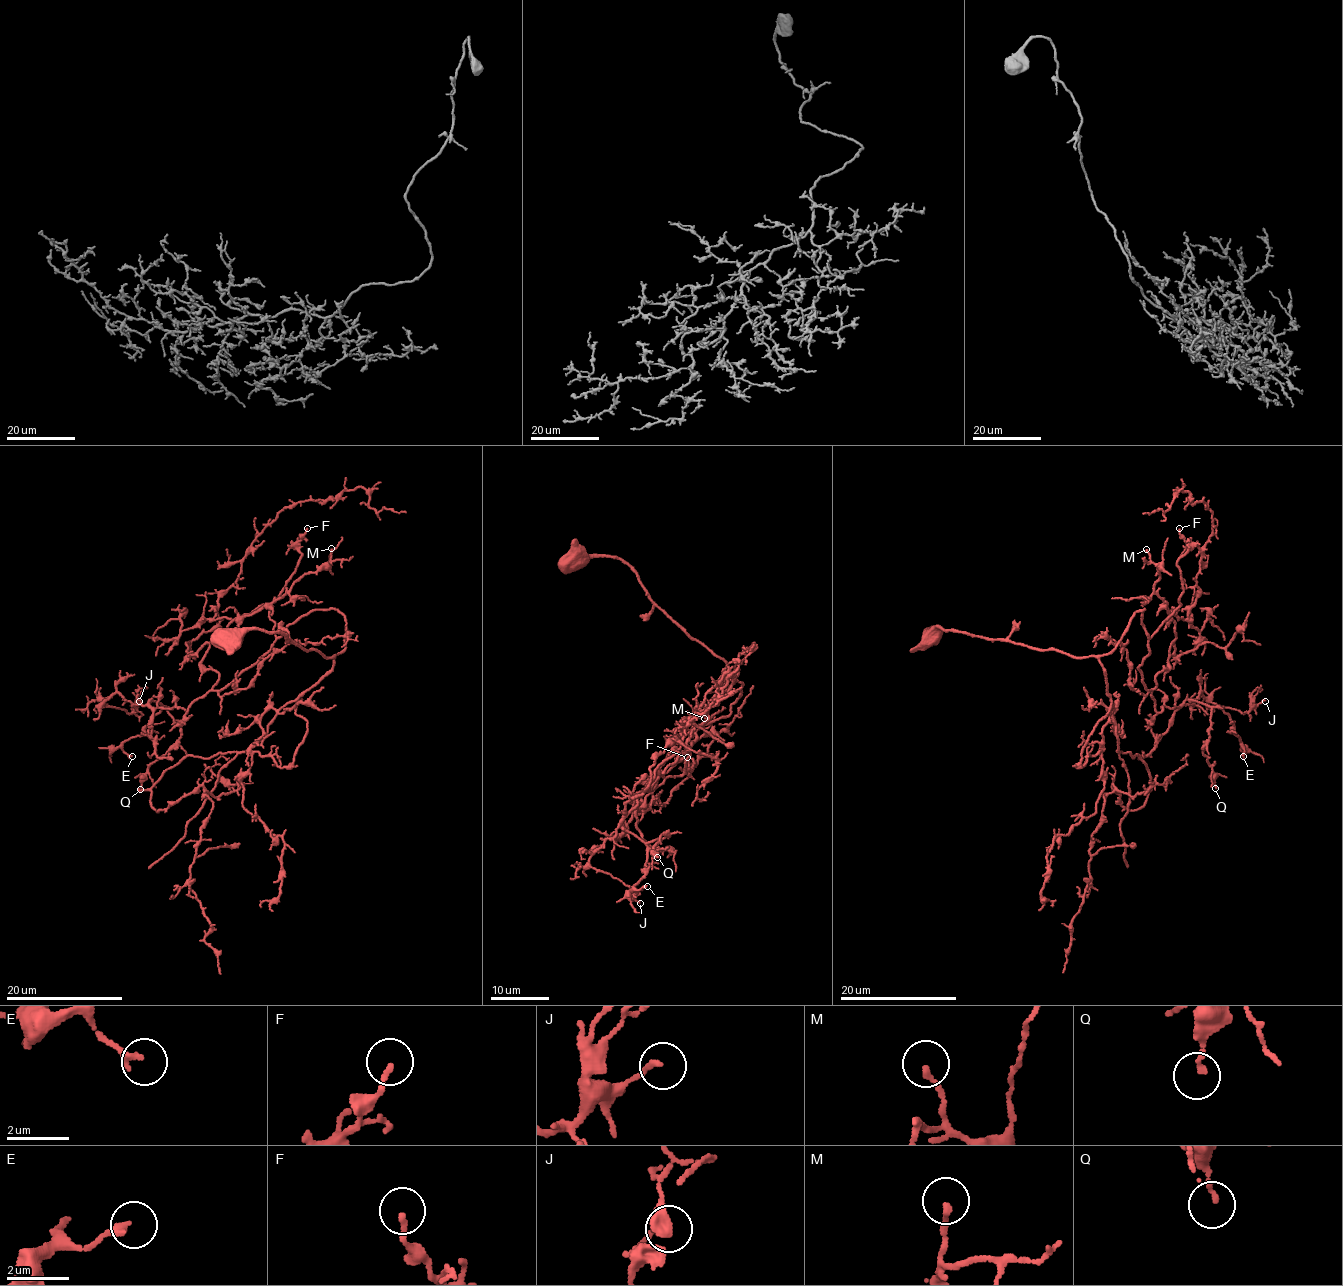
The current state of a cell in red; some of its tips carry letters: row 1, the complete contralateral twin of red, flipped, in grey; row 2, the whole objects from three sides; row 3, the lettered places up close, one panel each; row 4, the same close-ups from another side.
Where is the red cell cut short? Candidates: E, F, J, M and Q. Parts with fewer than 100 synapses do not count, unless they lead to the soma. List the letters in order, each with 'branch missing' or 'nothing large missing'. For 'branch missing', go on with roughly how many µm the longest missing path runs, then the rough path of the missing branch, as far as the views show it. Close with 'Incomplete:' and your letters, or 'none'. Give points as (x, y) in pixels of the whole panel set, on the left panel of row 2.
E: nothing large missing
F: nothing large missing
J: nothing large missing
M: nothing large missing
Q: nothing large missing
Incomplete: none

